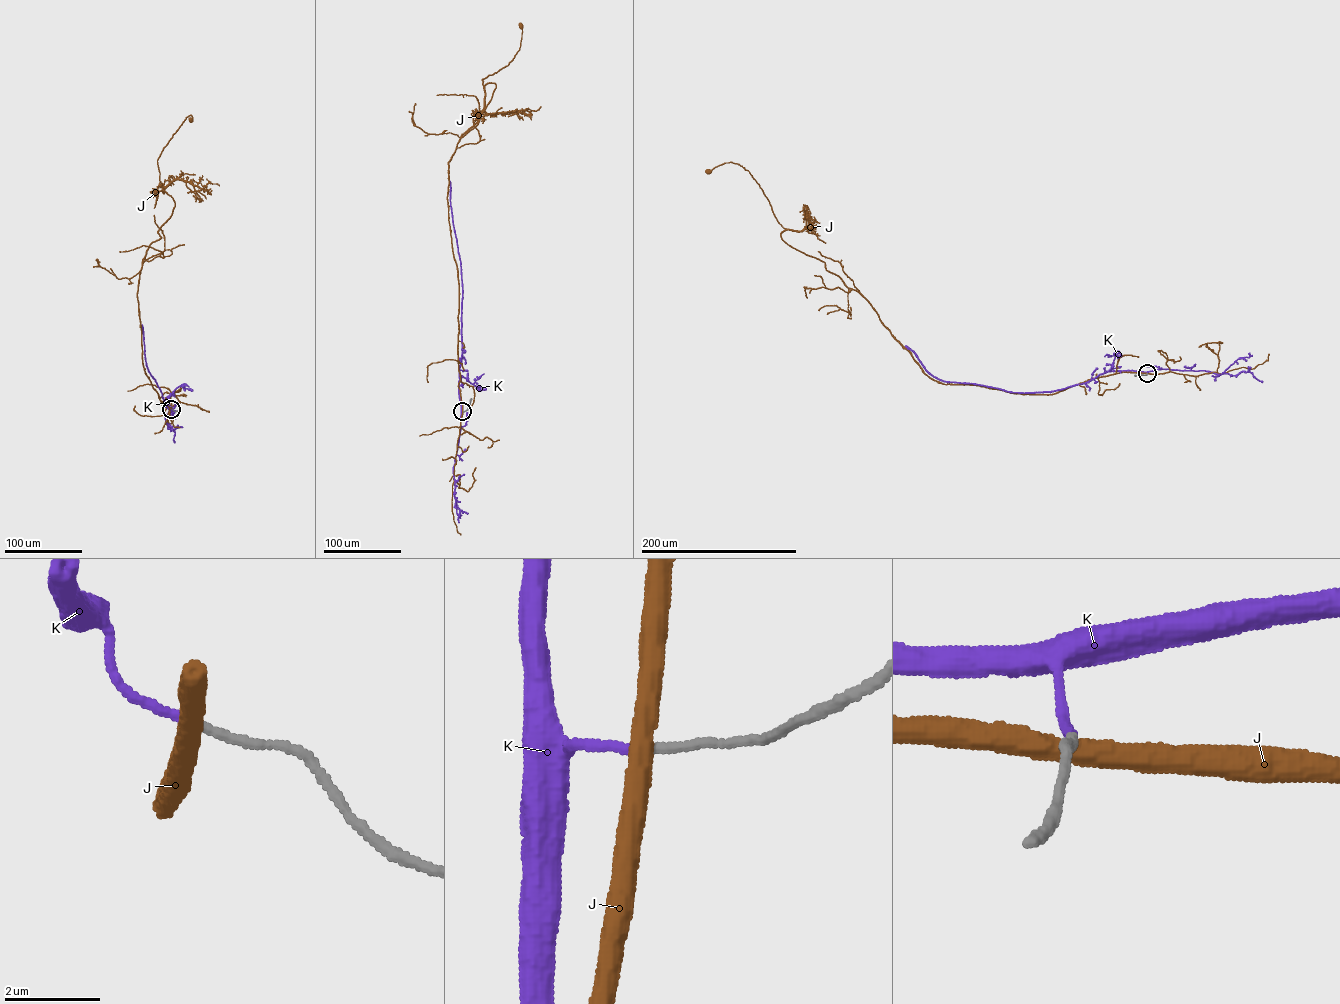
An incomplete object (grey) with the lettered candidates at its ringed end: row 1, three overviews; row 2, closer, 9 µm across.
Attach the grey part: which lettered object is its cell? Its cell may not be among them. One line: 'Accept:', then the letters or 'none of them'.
Accept: K

